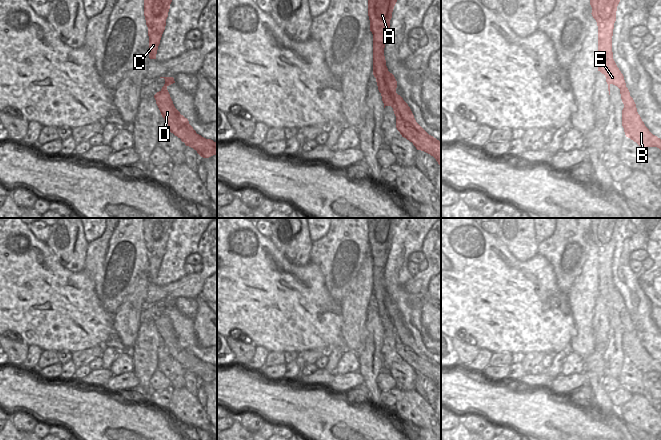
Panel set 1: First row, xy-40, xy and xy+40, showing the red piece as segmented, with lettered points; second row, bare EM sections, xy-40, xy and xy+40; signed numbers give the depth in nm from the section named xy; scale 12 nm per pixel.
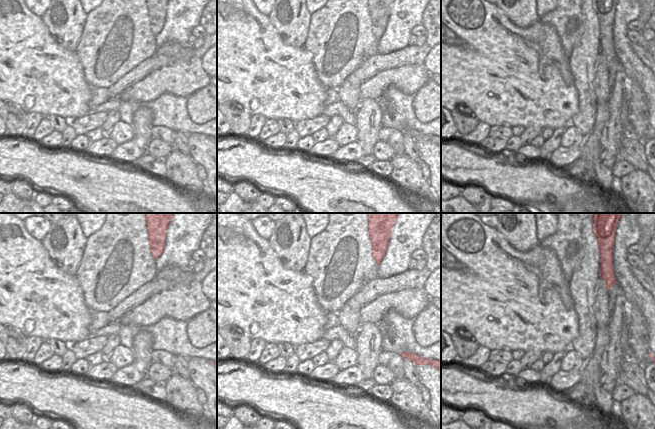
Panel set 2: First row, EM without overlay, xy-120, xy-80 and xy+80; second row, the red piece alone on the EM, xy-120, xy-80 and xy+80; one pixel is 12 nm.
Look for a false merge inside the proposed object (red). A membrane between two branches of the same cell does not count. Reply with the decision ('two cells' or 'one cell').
one cell

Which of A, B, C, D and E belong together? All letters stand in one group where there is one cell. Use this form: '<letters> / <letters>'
A B C D E

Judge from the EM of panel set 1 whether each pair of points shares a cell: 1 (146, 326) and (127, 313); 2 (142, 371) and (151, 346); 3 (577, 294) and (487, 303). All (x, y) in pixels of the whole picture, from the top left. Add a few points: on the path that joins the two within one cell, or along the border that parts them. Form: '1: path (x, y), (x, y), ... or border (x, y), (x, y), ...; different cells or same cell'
1: border (141, 322), (137, 338), (133, 344); different cells
2: path (144, 365), (145, 352); same cell
3: border (567, 292), (573, 318); different cells

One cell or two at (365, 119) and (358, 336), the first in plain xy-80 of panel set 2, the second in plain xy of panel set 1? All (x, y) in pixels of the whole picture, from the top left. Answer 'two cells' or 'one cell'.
two cells

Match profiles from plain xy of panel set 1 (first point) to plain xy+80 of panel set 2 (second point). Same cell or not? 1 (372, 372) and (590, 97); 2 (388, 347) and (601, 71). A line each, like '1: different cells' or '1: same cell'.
1: different cells
2: different cells

